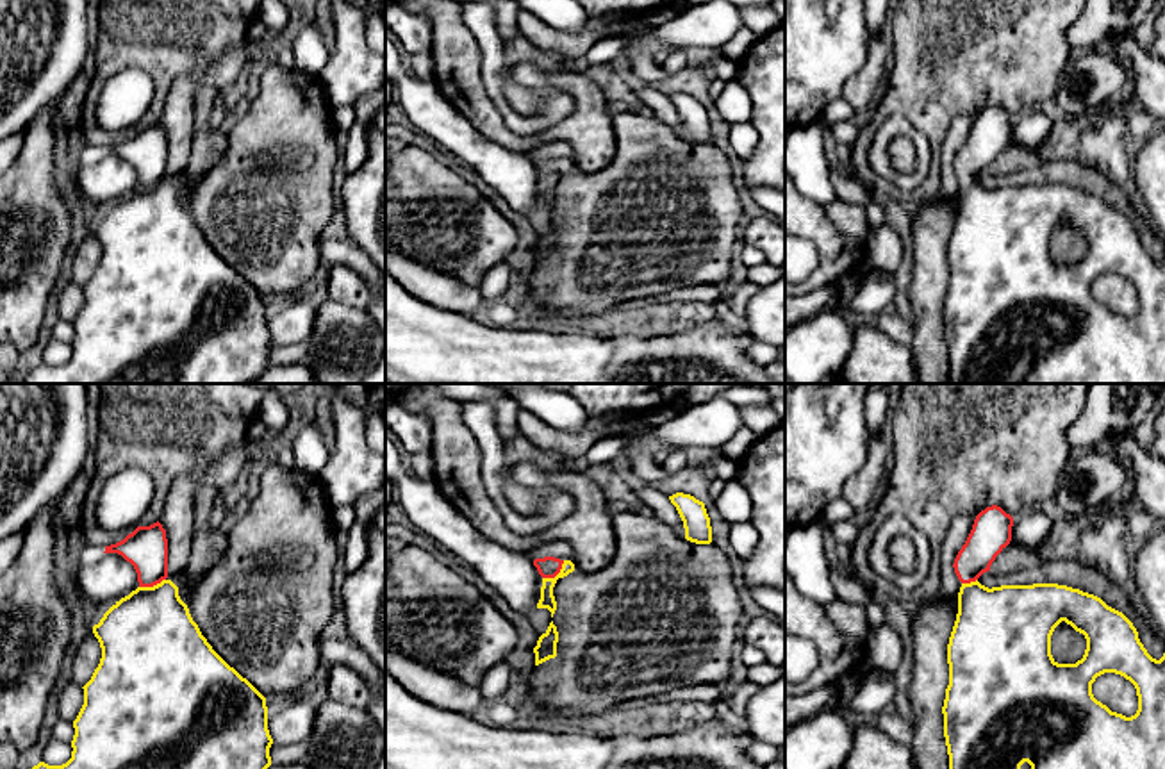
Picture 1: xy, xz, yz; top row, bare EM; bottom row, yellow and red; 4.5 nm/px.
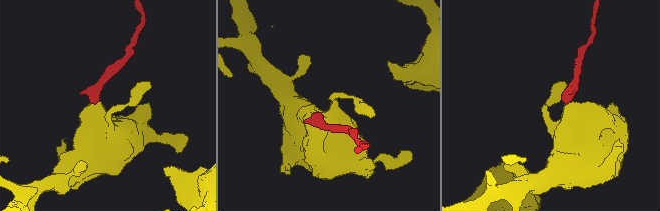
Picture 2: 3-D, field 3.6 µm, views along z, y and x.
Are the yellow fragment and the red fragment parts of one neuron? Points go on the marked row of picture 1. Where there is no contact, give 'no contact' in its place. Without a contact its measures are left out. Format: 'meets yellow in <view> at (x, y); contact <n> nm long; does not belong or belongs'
meets yellow in xz at (557, 575); contact 130 nm long; belongs

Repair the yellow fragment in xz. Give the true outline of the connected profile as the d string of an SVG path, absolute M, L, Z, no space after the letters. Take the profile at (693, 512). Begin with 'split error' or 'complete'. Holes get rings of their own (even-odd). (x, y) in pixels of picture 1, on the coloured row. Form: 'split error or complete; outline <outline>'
complete; outline M676 492L669 500L683 521L685 539L696 544L710 544L712 526L705 503L683 492Z

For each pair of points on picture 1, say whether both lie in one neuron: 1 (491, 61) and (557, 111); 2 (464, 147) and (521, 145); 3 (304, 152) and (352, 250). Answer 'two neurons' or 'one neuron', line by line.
1: one neuron
2: two neurons
3: two neurons

